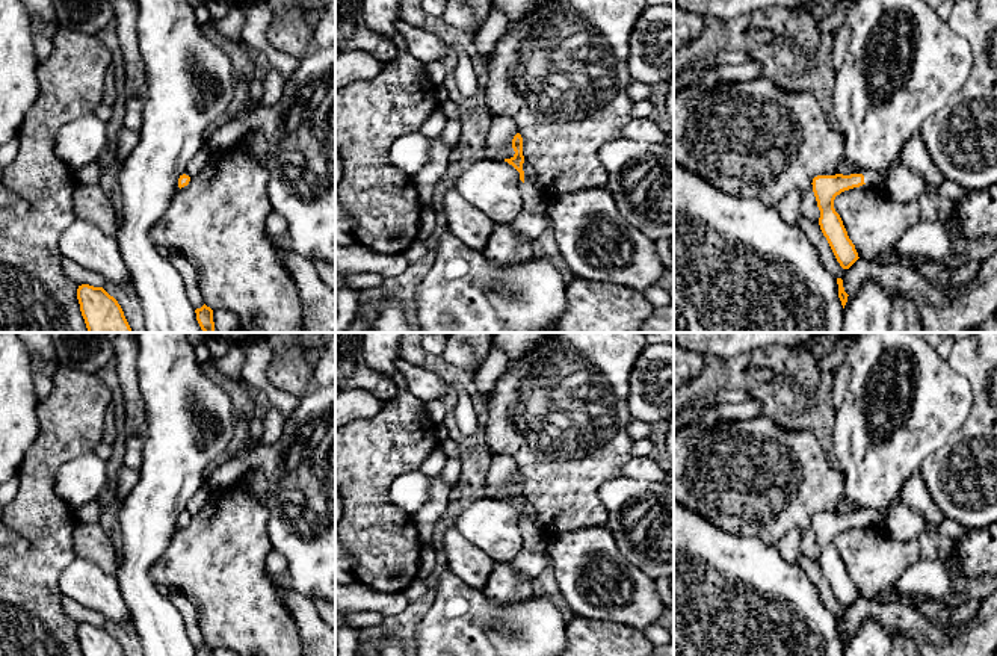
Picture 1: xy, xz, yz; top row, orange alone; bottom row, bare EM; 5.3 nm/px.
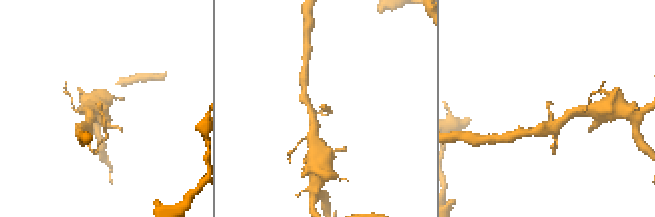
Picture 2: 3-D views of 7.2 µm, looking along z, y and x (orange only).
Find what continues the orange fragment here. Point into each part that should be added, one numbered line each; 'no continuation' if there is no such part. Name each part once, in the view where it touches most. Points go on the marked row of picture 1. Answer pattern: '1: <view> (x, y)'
1: yz (870, 179)

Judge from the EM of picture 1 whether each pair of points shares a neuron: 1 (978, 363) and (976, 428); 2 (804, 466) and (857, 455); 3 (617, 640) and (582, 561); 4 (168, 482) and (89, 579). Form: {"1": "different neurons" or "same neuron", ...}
{"1": "same neuron", "2": "different neurons", "3": "different neurons", "4": "different neurons"}

